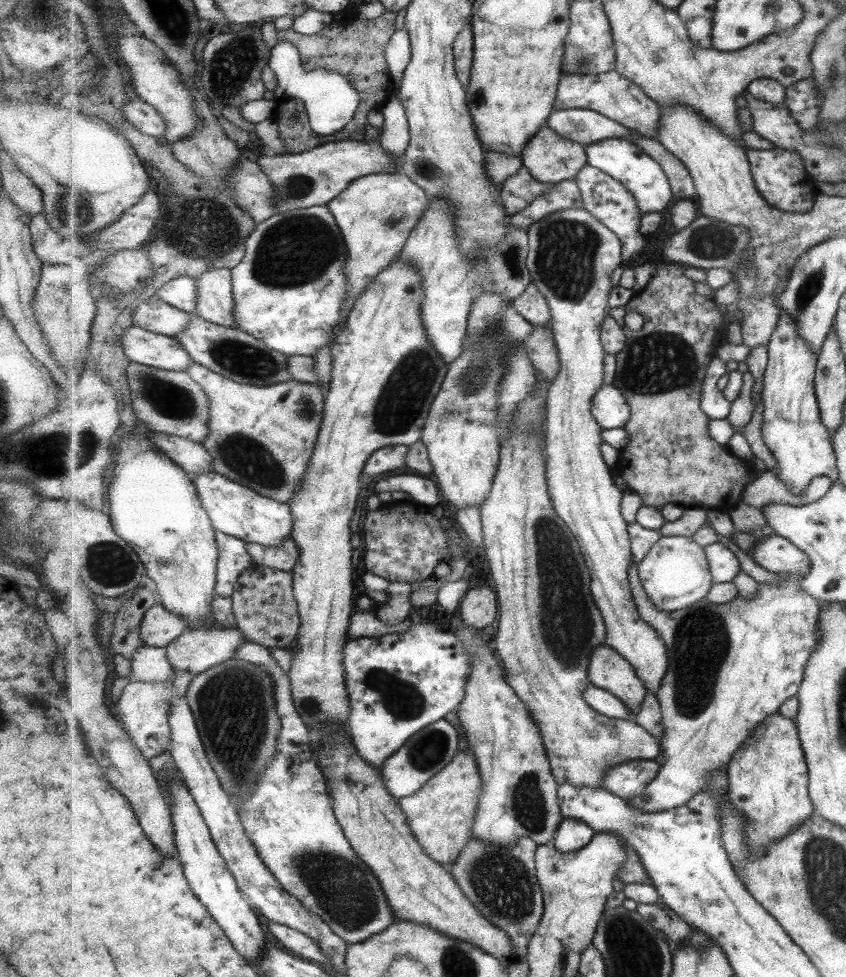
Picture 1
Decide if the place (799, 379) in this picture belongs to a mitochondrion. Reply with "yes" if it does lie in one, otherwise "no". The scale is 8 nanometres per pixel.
no

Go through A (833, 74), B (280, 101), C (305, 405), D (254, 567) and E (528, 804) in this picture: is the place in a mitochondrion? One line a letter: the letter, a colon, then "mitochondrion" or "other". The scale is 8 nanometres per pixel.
A: mitochondrion
B: other
C: mitochondrion
D: other
E: mitochondrion

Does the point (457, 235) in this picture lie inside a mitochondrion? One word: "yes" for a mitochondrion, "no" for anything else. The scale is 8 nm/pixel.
no

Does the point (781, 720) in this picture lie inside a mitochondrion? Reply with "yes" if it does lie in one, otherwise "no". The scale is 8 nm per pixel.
no

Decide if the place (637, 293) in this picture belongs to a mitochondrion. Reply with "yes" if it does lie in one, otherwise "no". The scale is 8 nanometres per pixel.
no

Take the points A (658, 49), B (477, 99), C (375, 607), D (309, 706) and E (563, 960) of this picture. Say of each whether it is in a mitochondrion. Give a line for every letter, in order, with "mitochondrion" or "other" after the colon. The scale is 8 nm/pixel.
A: other
B: other
C: other
D: other
E: other

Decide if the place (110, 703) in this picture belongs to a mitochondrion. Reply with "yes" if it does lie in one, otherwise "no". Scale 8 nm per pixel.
no

